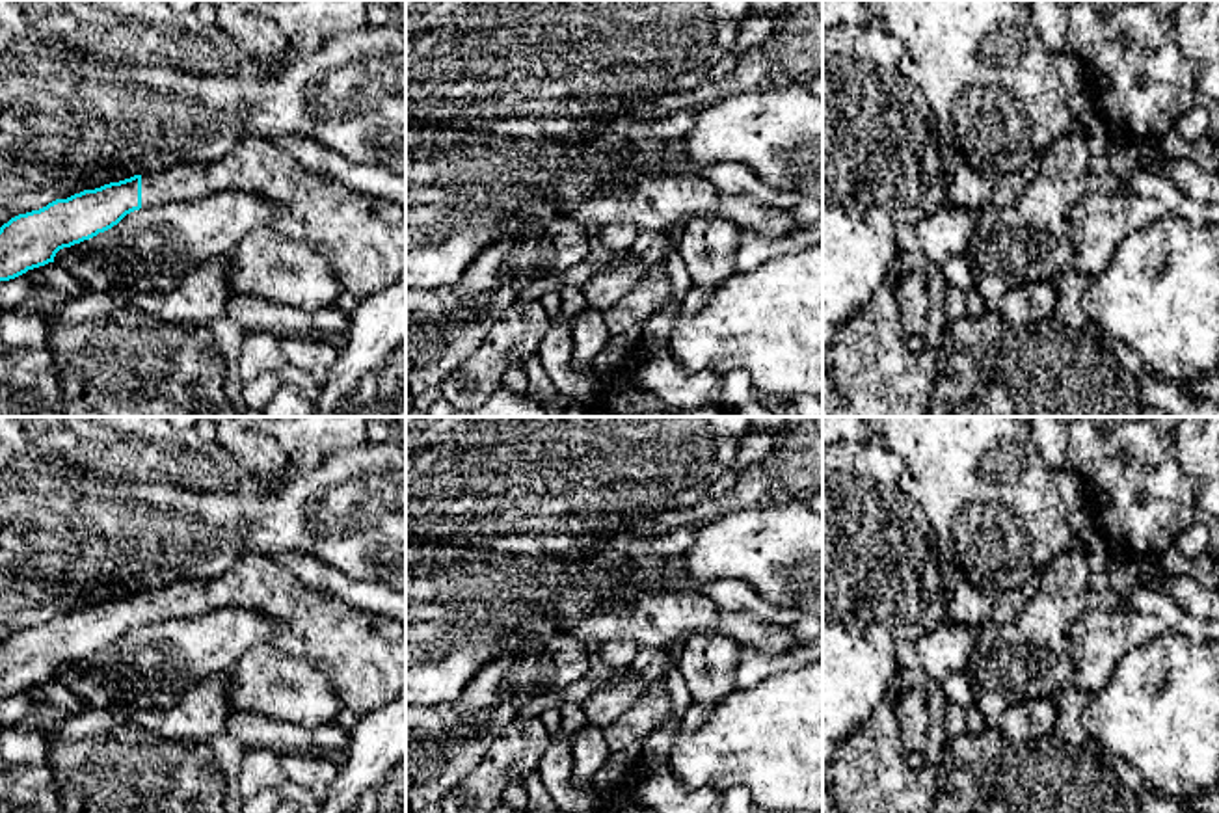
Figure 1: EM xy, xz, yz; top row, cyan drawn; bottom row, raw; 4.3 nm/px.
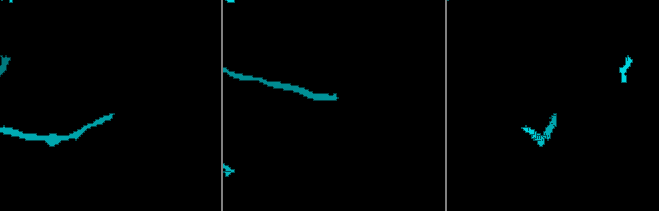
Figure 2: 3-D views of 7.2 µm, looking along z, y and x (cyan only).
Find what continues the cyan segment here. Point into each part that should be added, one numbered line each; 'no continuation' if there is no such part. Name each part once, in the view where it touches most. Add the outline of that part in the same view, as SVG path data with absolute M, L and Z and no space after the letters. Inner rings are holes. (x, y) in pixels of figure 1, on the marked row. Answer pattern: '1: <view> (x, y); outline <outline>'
1: xy (363, 239); outline M255 136L212 164L179 164L162 173L141 175L141 208L203 199L238 190L268 197L277 214L272 227L320 249L342 290L357 301L387 288L406 272L406 205L354 192L342 182L303 169L290 153Z

